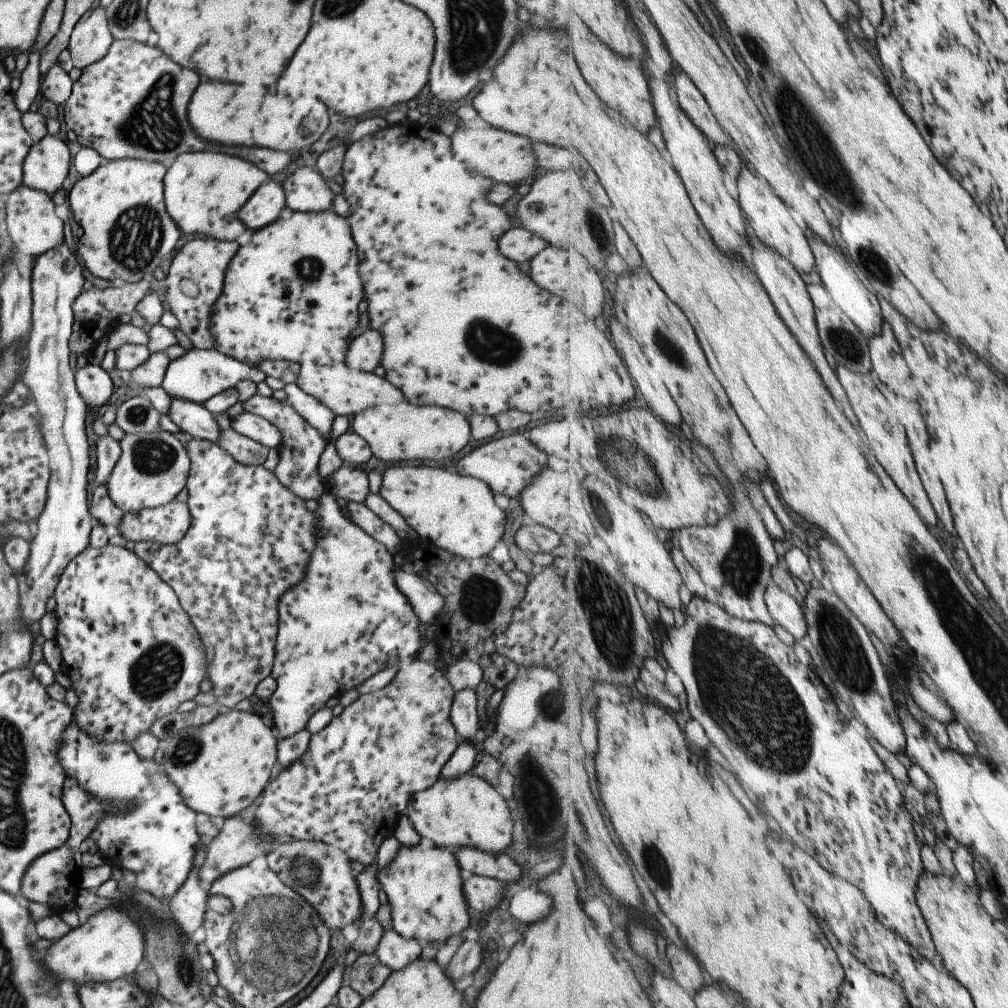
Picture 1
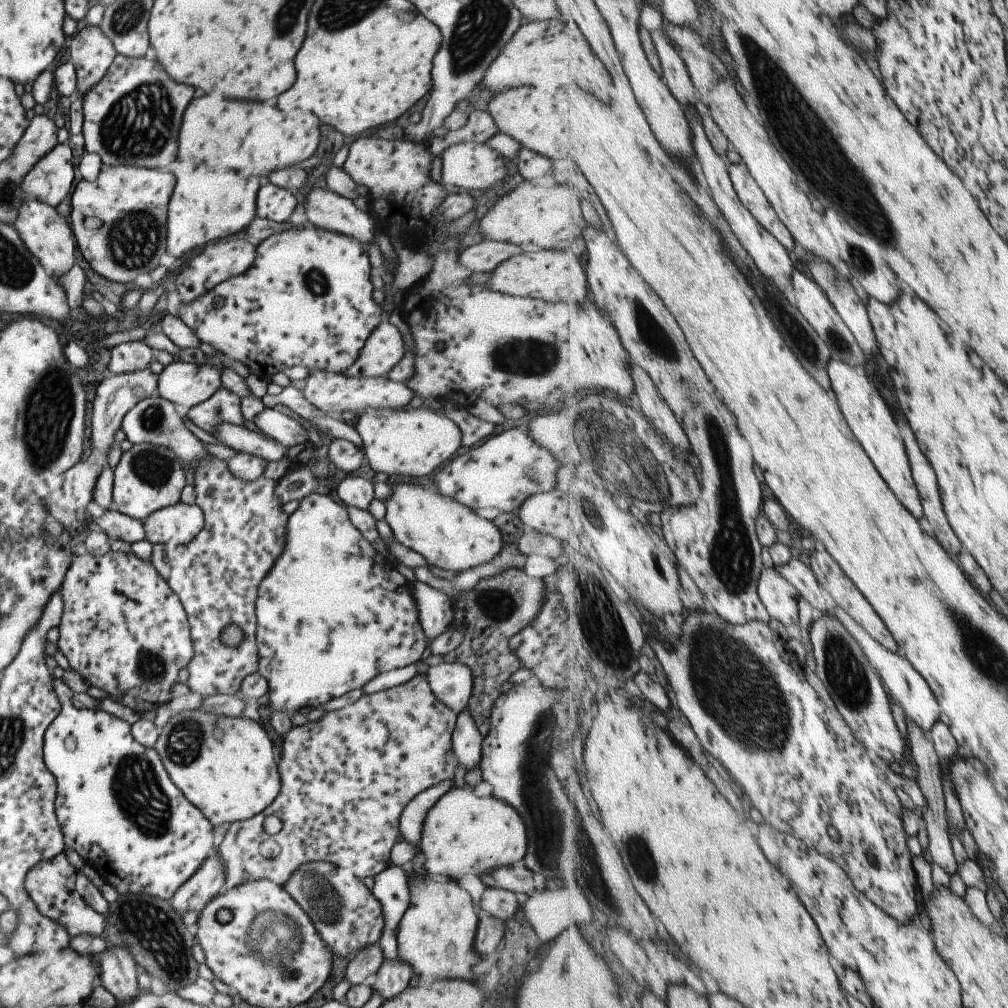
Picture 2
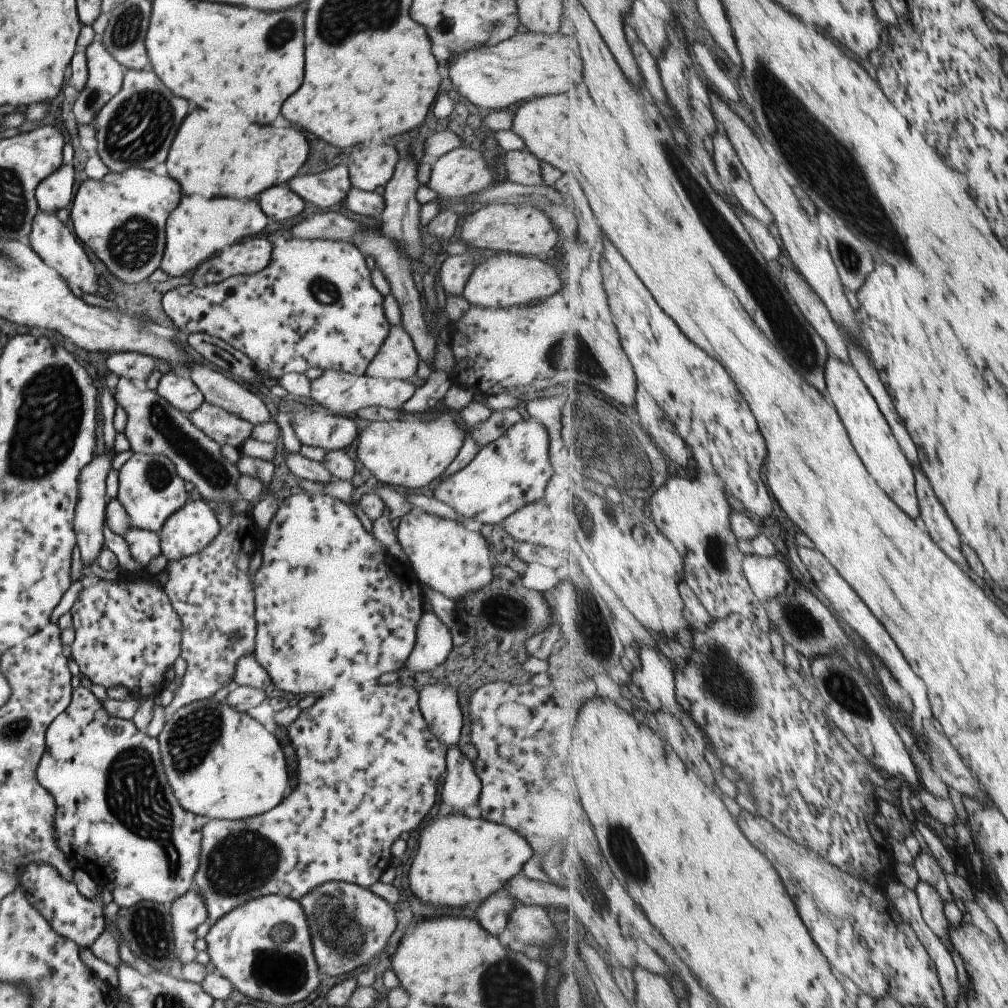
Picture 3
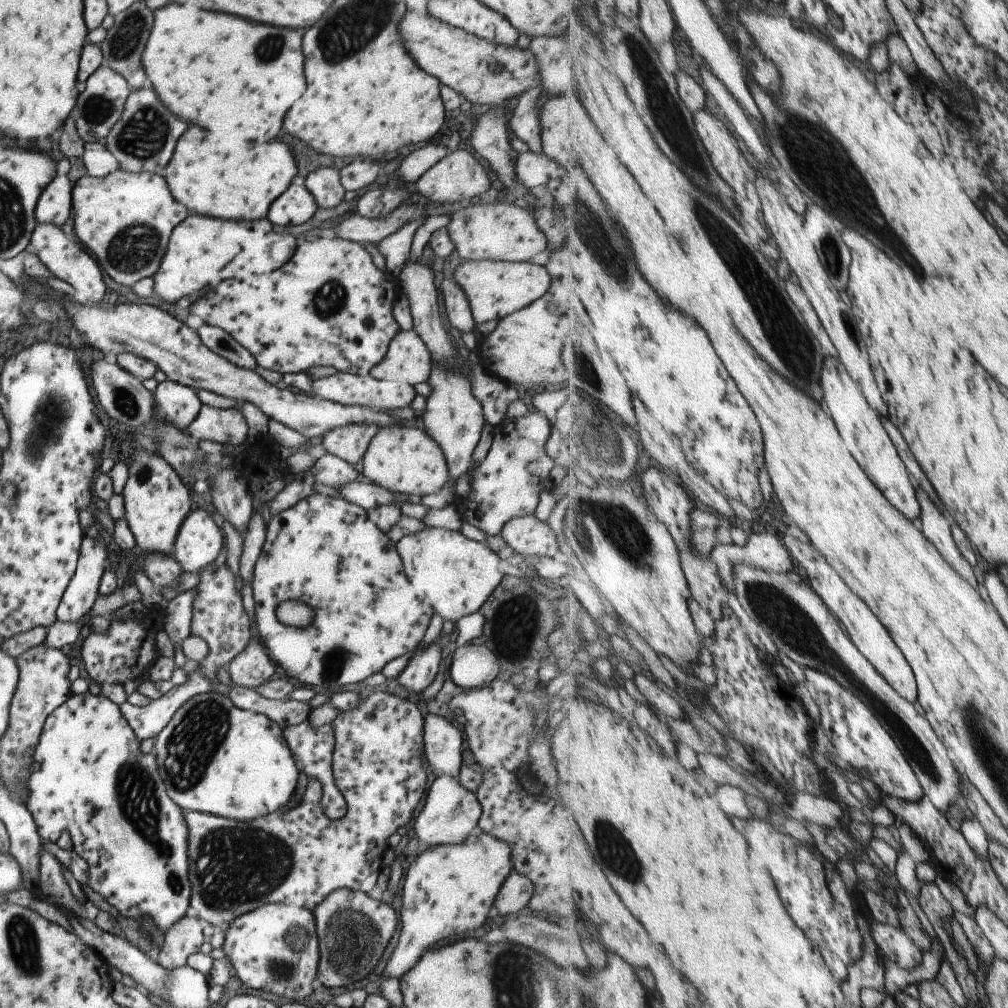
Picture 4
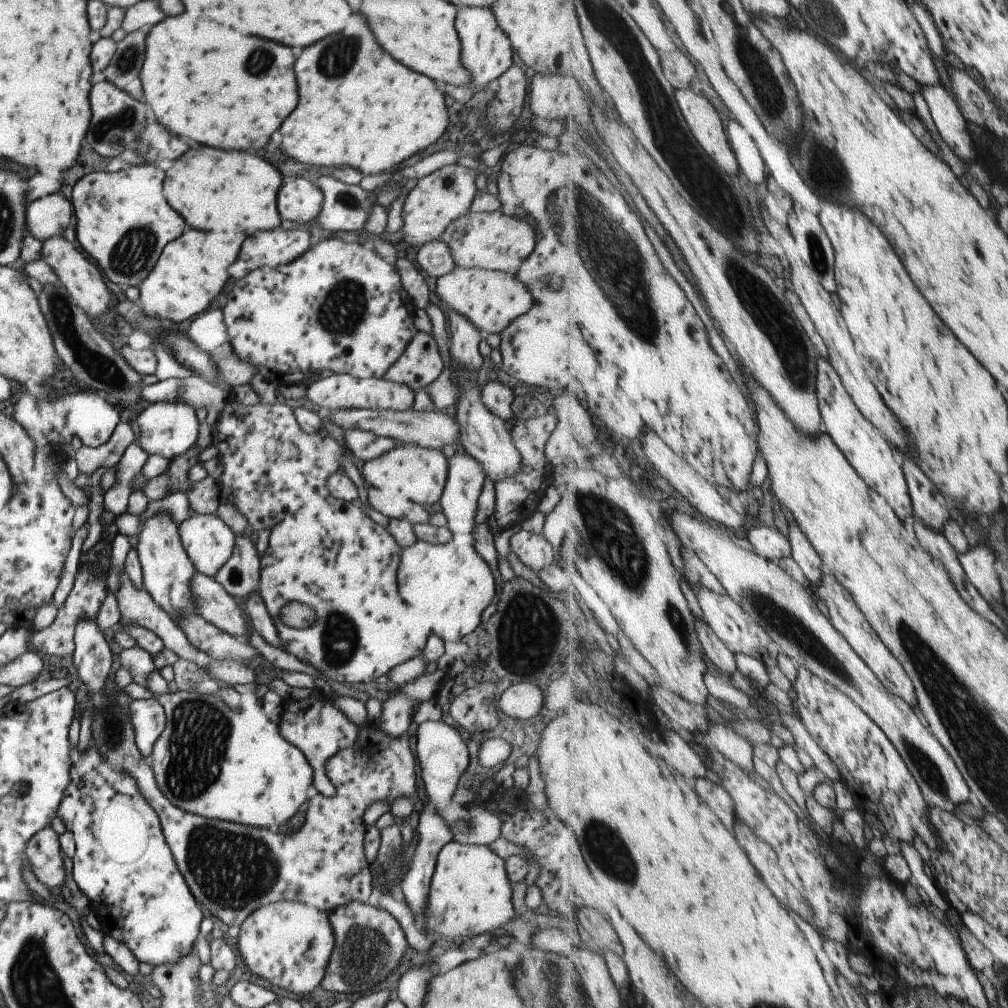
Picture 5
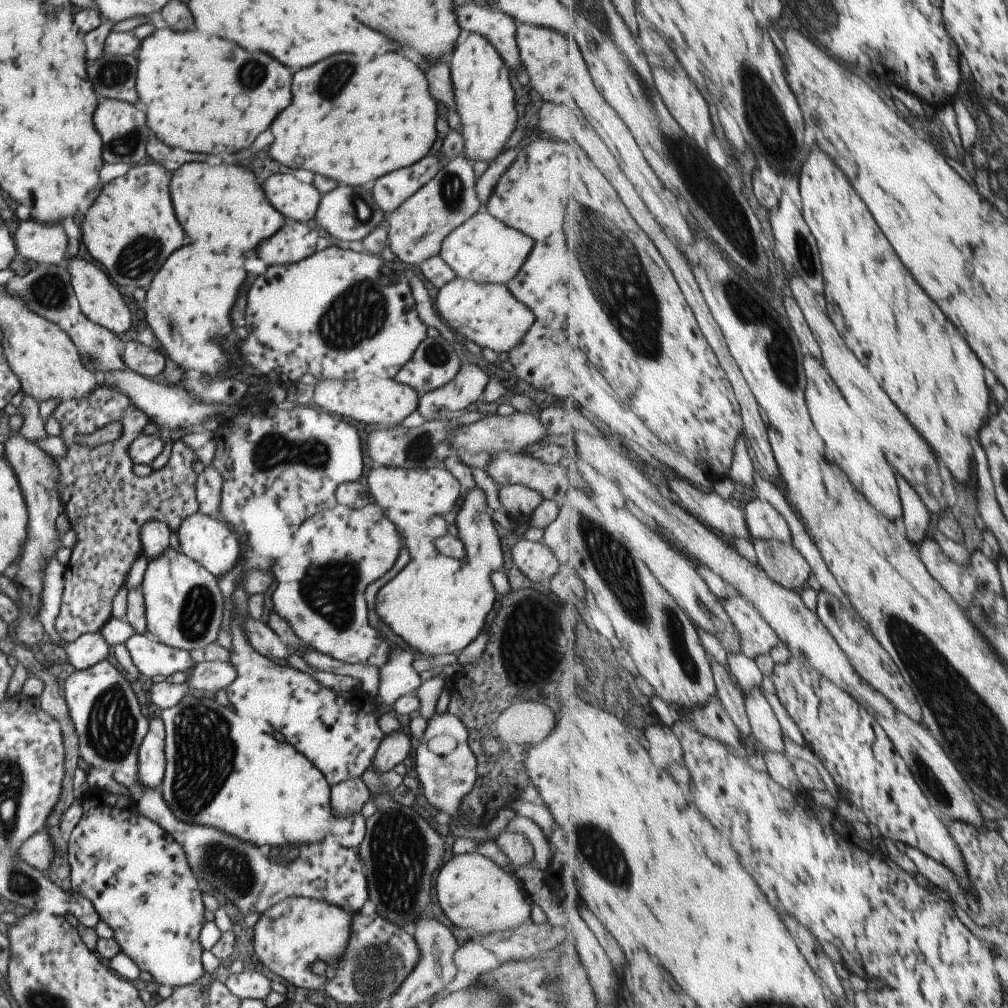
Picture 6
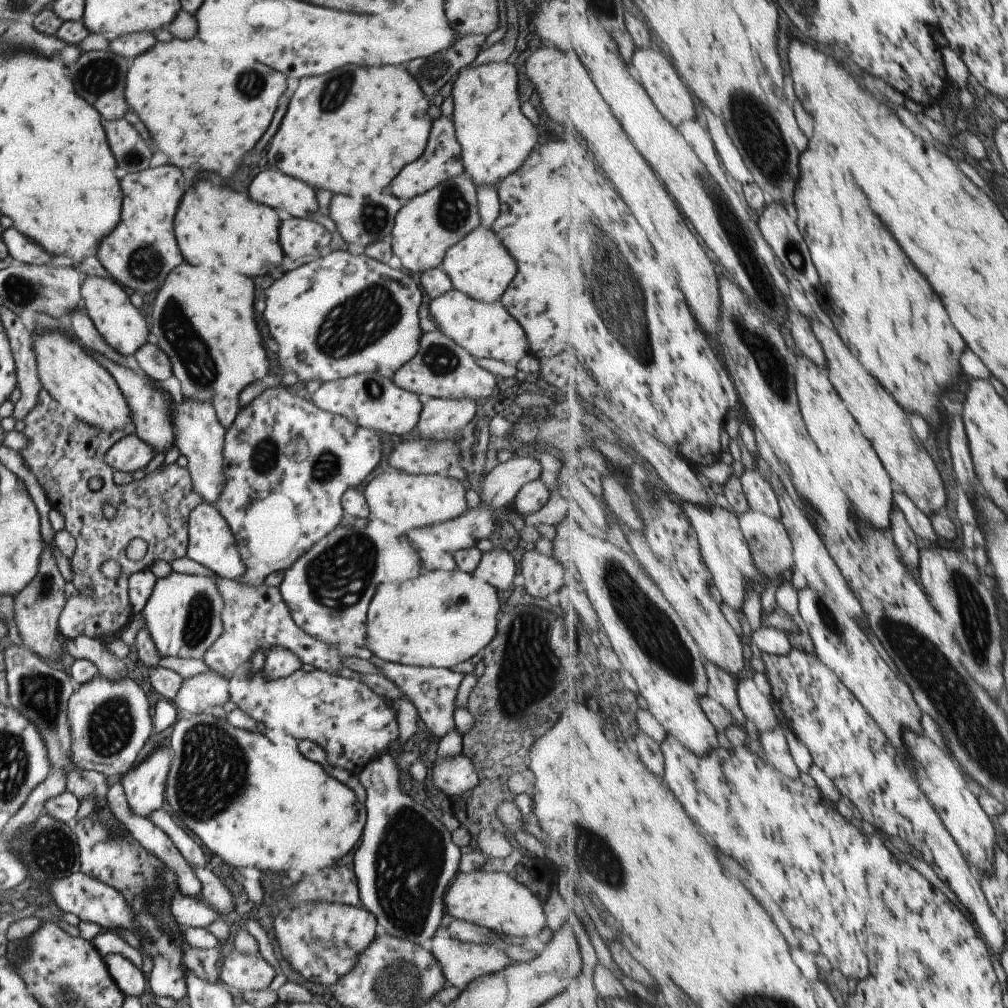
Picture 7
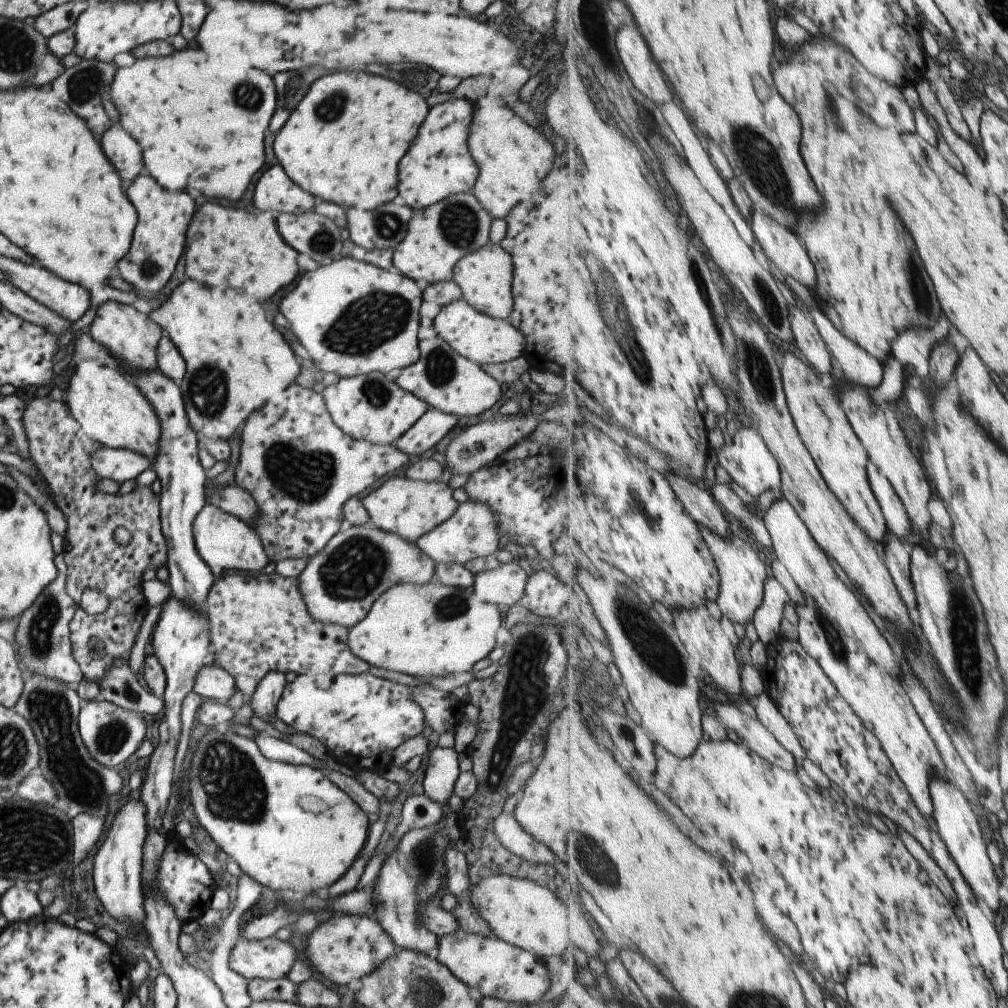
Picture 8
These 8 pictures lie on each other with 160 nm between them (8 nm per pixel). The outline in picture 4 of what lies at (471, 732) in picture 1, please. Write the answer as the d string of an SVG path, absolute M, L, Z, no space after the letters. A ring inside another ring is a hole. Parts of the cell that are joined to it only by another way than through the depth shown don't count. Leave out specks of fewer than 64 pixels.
M437 775L431 782L421 812L415 818L414 830L420 847L460 843L469 833L476 832L480 810L475 793L464 789L458 776Z

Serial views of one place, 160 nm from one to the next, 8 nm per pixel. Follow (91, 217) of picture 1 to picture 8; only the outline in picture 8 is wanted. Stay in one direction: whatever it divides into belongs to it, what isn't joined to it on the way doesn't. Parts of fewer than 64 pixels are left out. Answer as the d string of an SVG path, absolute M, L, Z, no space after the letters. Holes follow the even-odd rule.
M137 176L125 190L129 202L136 212L136 223L131 237L129 256L121 259L117 266L119 276L131 286L133 292L152 292L154 295L165 286L173 274L177 260L183 254L183 238L189 218L195 210L193 200L185 192L169 192L157 188L149 176Z

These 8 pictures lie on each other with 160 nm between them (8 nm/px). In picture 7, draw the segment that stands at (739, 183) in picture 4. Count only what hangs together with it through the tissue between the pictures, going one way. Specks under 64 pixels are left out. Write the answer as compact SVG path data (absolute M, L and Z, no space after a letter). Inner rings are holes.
M638 48L633 60L632 72L637 76L637 80L643 83L648 95L672 125L679 127L685 121L695 120L695 116L697 116L695 100L693 100L691 92L689 92L689 88L685 88L685 82L681 80L679 72L675 70L675 66L671 64L671 60L667 56L663 56L657 50Z

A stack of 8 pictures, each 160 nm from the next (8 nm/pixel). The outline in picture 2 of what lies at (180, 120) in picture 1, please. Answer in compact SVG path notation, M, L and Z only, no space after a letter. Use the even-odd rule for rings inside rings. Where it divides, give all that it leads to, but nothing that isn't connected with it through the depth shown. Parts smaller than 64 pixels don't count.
M116 53L114 56L113 62L110 66L107 67L106 74L103 74L94 85L90 86L90 90L86 90L86 93L82 96L82 105L81 105L81 126L80 133L84 138L84 150L88 153L93 153L100 158L103 166L117 166L117 165L133 165L140 166L150 169L169 169L169 162L175 160L175 152L177 152L177 132L179 132L179 122L181 122L181 114L185 110L185 106L189 104L189 100L193 98L193 90L185 84L175 84L173 80L169 80L169 76L165 74L165 70L161 68L155 59L148 60L147 58L137 57L129 58L123 56L122 54Z

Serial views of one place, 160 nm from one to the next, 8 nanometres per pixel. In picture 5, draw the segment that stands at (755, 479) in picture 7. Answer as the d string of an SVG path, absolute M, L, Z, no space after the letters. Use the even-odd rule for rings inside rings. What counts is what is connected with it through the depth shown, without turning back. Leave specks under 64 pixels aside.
M757 526L747 533L747 539L759 556L779 562L791 556L791 544L786 534L778 529Z

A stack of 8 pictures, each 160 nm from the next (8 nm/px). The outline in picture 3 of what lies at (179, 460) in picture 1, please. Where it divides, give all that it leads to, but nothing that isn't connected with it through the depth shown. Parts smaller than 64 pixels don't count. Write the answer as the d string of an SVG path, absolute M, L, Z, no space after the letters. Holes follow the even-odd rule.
M133 453L118 468L118 491L116 499L129 517L131 527L157 534L164 520L180 509L187 498L183 482L174 469L174 464L163 455Z

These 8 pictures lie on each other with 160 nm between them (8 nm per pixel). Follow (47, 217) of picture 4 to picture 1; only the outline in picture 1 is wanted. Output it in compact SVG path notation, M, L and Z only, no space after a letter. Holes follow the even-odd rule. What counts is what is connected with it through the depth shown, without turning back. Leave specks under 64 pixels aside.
M46 134L34 141L25 155L22 168L22 184L46 192L51 196L61 188L69 168L69 151L66 142Z

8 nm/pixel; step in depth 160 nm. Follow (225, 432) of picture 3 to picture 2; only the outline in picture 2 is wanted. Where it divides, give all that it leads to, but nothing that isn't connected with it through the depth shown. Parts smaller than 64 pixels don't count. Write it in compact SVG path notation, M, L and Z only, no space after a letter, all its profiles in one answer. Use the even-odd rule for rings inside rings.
M223 387L184 413L197 428L211 435L221 423L242 425L239 397Z

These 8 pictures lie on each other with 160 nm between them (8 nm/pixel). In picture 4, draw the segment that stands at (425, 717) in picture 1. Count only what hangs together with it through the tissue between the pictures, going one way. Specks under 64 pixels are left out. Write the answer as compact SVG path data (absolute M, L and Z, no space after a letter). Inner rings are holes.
M377 688L361 696L355 708L337 710L332 720L334 745L330 767L333 784L346 804L341 818L331 820L324 815L320 805L321 783L309 778L301 802L287 812L271 811L253 820L236 821L182 810L188 836L187 874L190 882L186 915L225 931L234 918L267 903L283 903L310 911L337 889L369 892L378 874L387 866L386 838L411 820L427 786L427 774L421 762L423 723L424 717L413 699L401 699Z

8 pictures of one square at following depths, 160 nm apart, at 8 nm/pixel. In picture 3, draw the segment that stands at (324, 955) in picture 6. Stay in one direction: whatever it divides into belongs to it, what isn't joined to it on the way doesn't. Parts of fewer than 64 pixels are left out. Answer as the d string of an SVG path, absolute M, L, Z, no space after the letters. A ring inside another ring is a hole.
M275 894L248 900L213 922L204 940L215 970L251 1000L289 1006L305 1000L319 984L307 921L295 899Z

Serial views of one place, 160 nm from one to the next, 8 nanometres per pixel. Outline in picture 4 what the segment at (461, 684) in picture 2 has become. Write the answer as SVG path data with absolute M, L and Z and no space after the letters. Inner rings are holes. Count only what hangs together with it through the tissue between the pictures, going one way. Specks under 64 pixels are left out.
M428 712L422 724L423 754L436 775L458 776L461 762L460 730L440 715Z

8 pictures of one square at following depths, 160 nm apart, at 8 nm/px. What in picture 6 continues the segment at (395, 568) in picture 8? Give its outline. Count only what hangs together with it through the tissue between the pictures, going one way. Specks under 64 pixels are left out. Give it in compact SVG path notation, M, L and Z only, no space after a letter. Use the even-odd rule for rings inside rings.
M371 500L358 509L337 503L333 508L305 519L296 528L290 546L270 564L269 573L275 578L275 583L269 599L272 610L285 620L303 645L348 665L359 663L379 669L389 660L393 644L384 635L379 636L379 632L369 624L365 588L393 566L401 546L396 531L395 525Z

